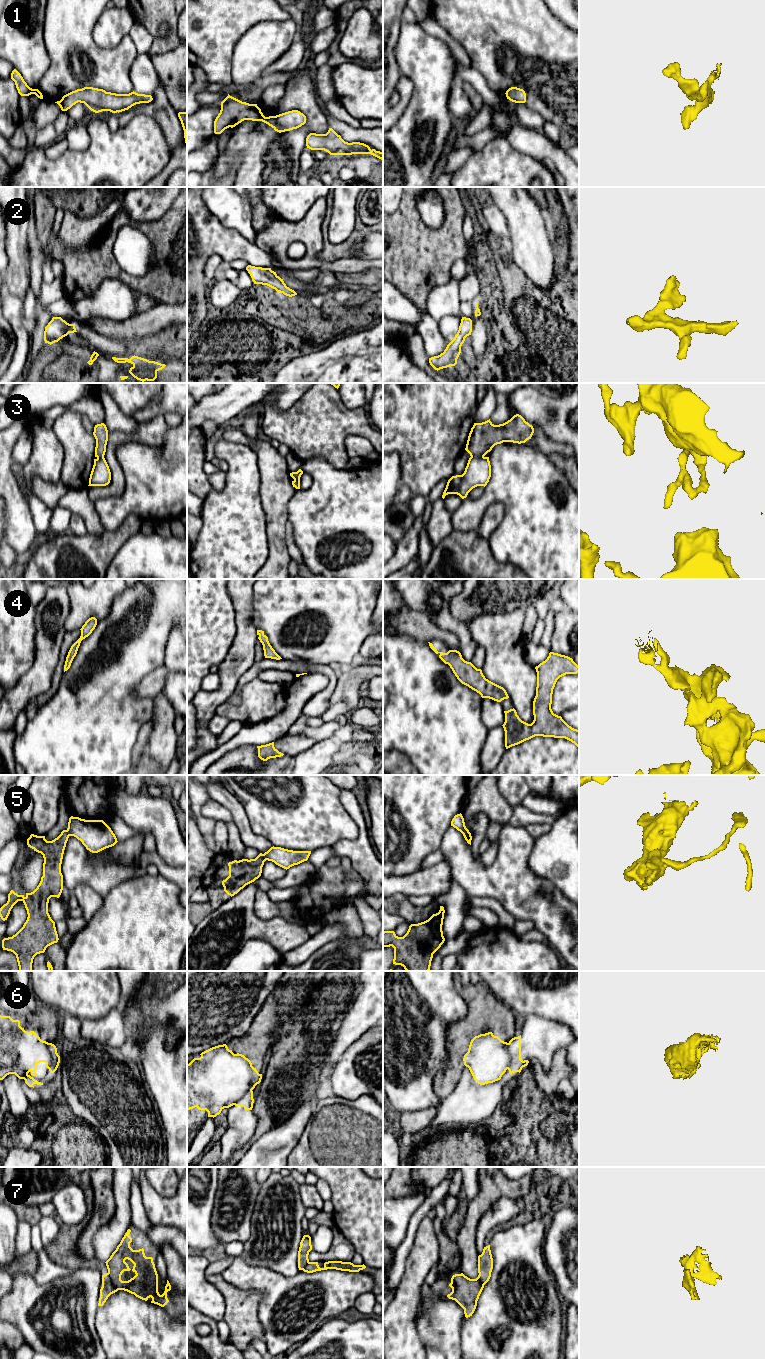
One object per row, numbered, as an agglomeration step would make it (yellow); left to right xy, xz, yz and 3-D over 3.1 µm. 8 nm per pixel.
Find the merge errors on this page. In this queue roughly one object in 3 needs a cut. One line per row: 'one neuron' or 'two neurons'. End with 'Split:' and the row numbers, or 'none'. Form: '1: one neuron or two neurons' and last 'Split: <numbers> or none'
1: one neuron
2: one neuron
3: two neurons
4: one neuron
5: two neurons
6: two neurons
7: two neurons
Split: 3, 5, 6, 7

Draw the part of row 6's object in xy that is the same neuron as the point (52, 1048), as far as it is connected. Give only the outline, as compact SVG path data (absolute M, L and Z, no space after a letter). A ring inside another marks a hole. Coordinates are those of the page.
M49 1043L48 1044L48 1050L49 1050L49 1053L51 1054L52 1058L53 1058L52 1064L49 1067L49 1071L50 1071L50 1073L54 1073L59 1066L60 1056L58 1055L57 1048L54 1044Z

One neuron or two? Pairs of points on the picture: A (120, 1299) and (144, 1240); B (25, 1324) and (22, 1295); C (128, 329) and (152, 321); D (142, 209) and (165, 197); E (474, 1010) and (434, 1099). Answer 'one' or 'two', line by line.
A: two
B: one
C: one
D: one
E: two

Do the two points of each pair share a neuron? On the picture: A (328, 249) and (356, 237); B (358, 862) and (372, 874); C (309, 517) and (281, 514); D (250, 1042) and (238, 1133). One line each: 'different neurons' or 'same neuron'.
A: same neuron
B: same neuron
C: different neurons
D: different neurons

